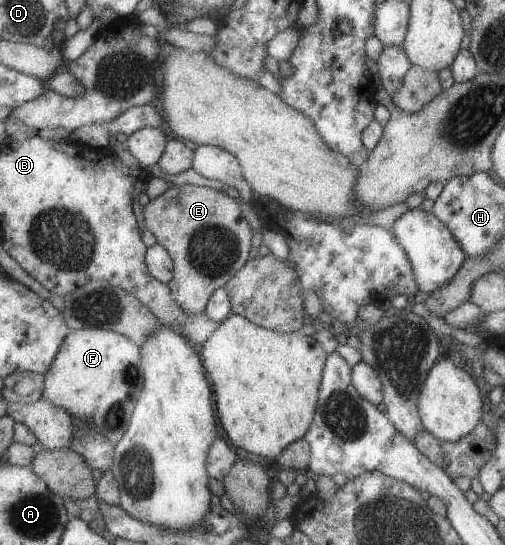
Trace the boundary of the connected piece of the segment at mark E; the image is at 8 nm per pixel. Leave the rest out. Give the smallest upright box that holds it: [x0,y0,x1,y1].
[144,183,254,314]

